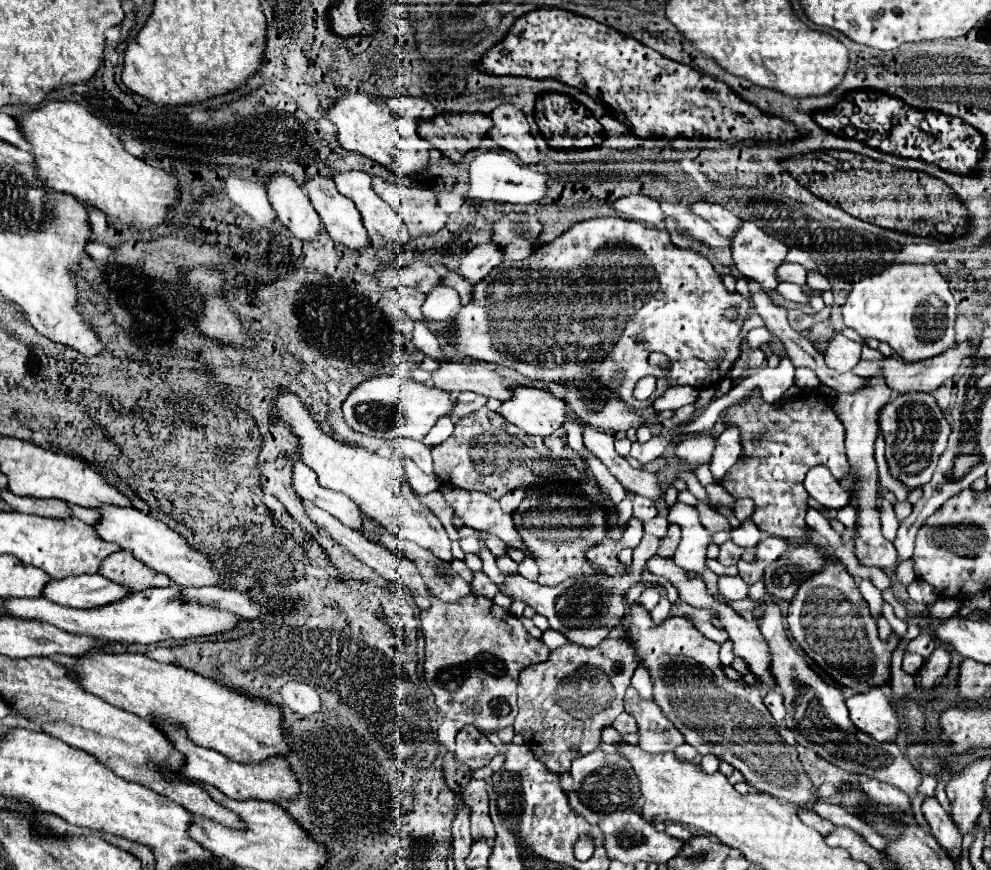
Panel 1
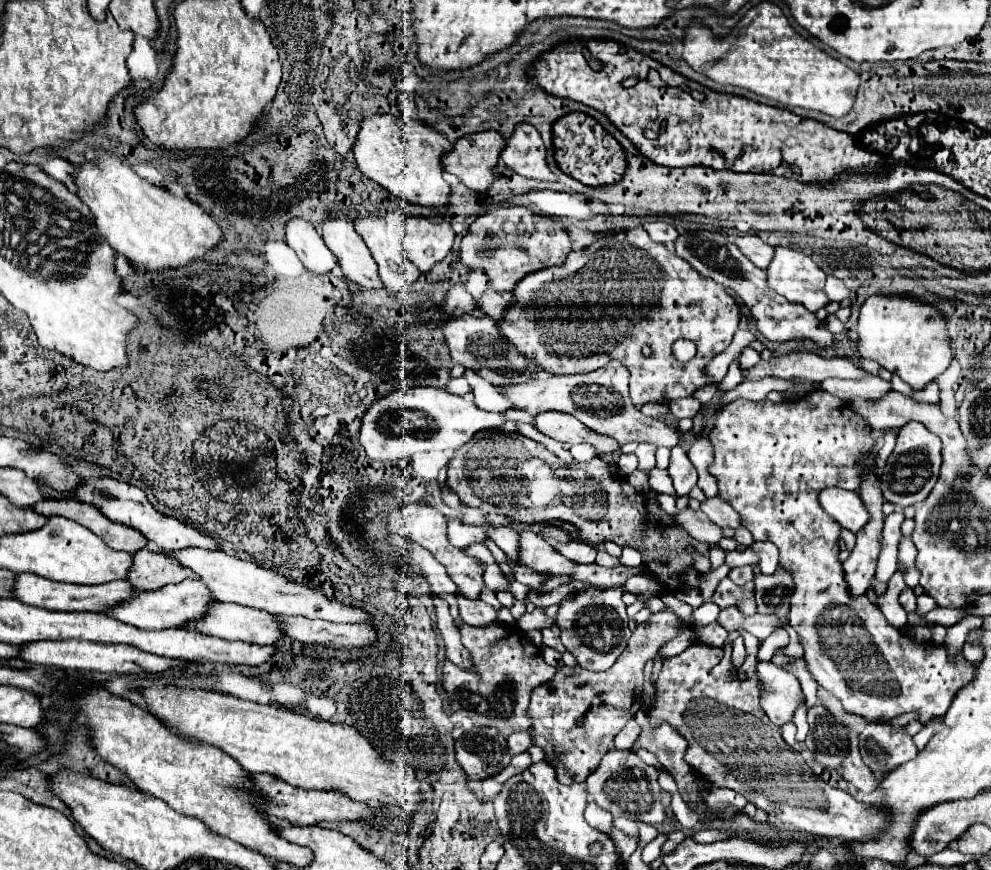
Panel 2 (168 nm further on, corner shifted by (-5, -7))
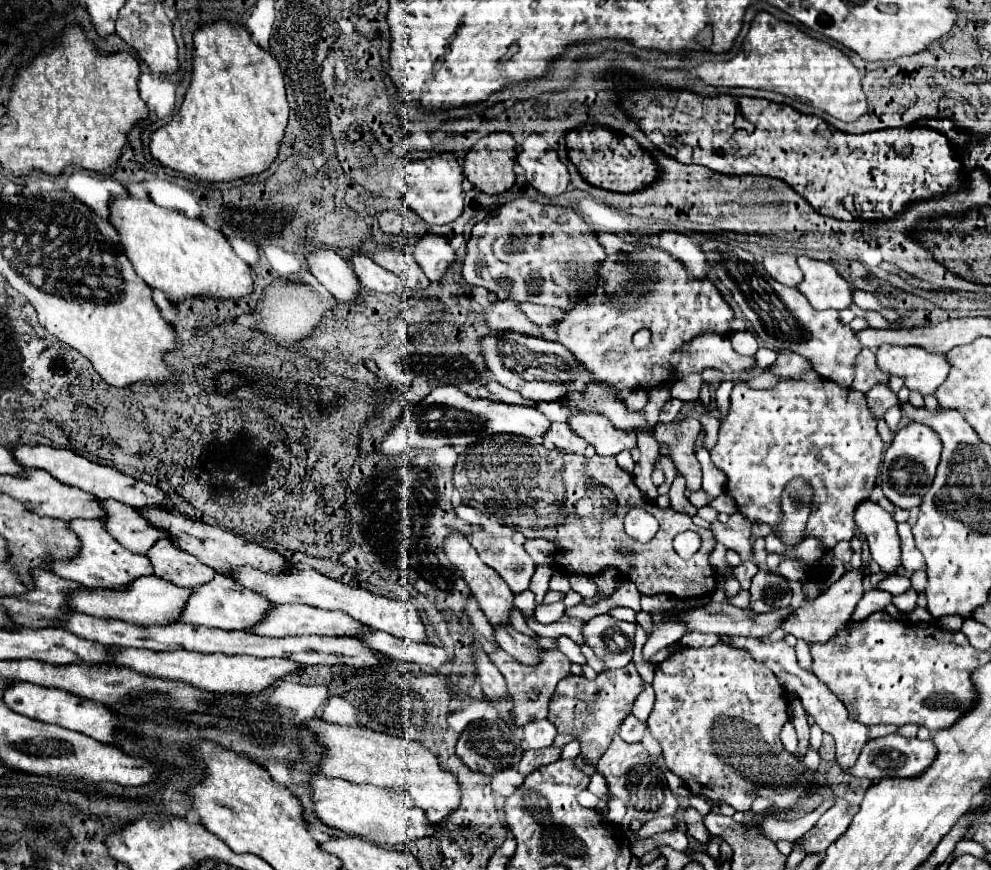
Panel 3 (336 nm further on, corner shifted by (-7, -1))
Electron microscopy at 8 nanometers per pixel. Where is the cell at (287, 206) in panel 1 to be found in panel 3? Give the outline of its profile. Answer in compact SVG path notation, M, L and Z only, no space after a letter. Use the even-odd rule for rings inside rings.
M321 248L307 254L307 264L311 274L319 280L321 286L325 286L331 296L337 302L357 302L361 296L359 280L353 272L353 268L335 252L329 248Z

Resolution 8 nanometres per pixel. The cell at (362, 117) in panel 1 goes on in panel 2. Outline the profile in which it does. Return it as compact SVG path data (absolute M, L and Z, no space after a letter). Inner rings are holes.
M371 114L359 122L359 134L353 144L353 154L355 154L355 162L357 162L359 170L367 178L371 178L377 184L381 184L383 188L387 188L391 194L401 196L405 202L411 202L411 204L443 208L449 202L451 188L441 178L439 158L441 158L441 152L445 152L449 148L453 148L453 144L441 132L437 132L433 126L429 126L423 120L405 122L403 118L395 118L393 114Z

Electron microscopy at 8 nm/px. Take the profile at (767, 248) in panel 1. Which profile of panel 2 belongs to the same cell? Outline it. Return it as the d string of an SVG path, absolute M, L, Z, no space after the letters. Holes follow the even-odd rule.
M775 246L773 248L773 260L765 270L767 274L767 286L773 288L775 292L779 292L781 296L785 296L791 302L799 302L803 304L809 312L817 312L819 308L823 308L829 298L823 292L823 284L825 284L825 272L803 252L797 252L793 248L785 248L785 246Z

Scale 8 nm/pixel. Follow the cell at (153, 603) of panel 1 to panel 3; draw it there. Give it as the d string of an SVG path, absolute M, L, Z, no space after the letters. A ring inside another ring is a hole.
M281 604L275 606L275 610L271 610L267 622L259 622L259 626L255 626L255 634L261 636L309 636L309 634L317 634L317 636L355 636L361 638L363 634L367 634L371 628L357 622L355 618L349 618L347 614L339 612L339 610L321 610L321 608L313 608L307 604Z

